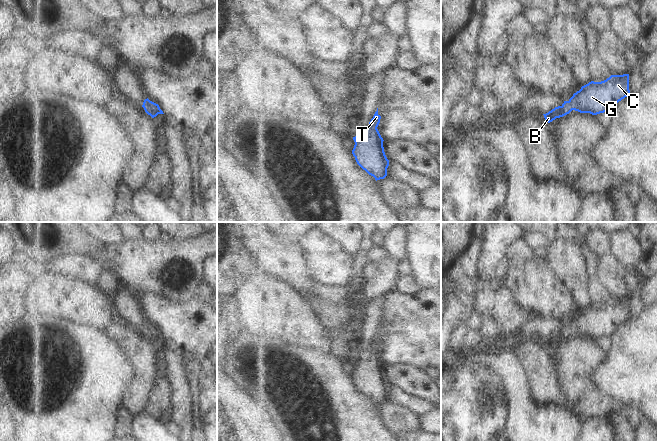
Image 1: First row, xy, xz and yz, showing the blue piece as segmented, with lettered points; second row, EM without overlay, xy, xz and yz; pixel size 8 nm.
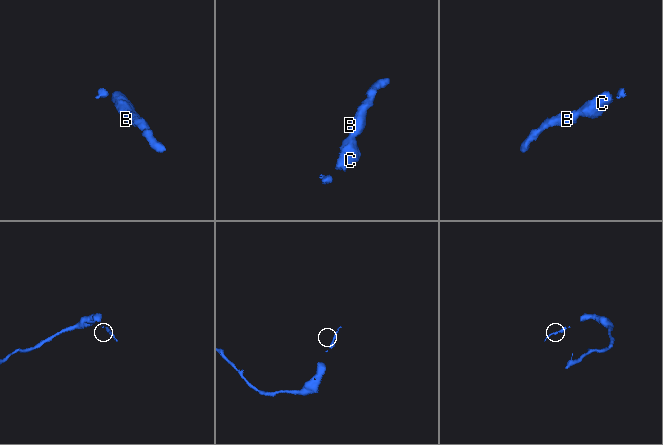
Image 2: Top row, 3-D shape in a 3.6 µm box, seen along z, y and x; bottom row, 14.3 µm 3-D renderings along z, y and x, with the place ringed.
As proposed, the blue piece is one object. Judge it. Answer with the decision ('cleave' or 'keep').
keep

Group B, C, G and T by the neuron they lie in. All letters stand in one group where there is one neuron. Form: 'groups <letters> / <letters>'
groups B C G T

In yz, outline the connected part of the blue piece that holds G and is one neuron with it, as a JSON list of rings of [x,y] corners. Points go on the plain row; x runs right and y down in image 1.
[[[629,298],[611,299],[604,305],[591,305],[582,310],[568,325],[564,325],[561,330],[543,339],[550,347],[556,342],[569,338],[572,334],[592,339],[609,337],[619,325],[629,318]]]

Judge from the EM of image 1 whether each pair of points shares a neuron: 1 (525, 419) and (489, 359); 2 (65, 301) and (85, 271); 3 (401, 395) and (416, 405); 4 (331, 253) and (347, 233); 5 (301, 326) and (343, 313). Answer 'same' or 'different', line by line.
1: same
2: different
3: same
4: different
5: different

